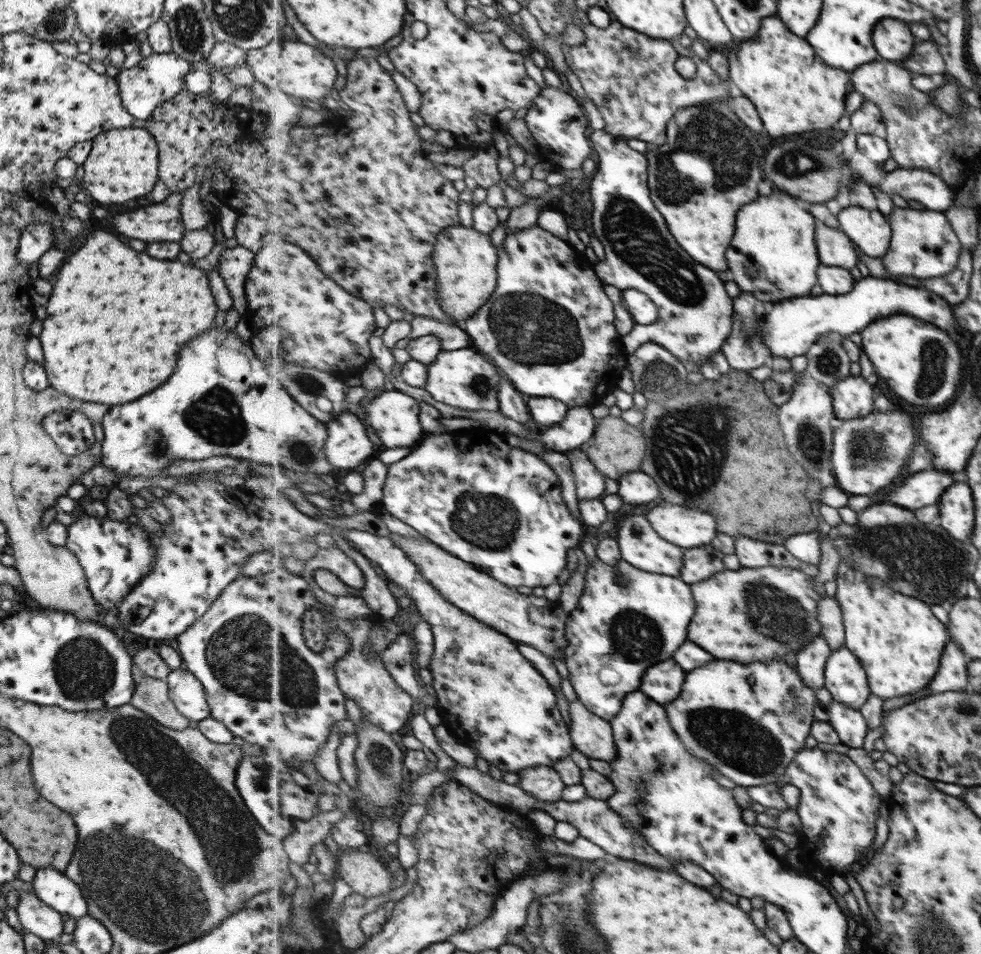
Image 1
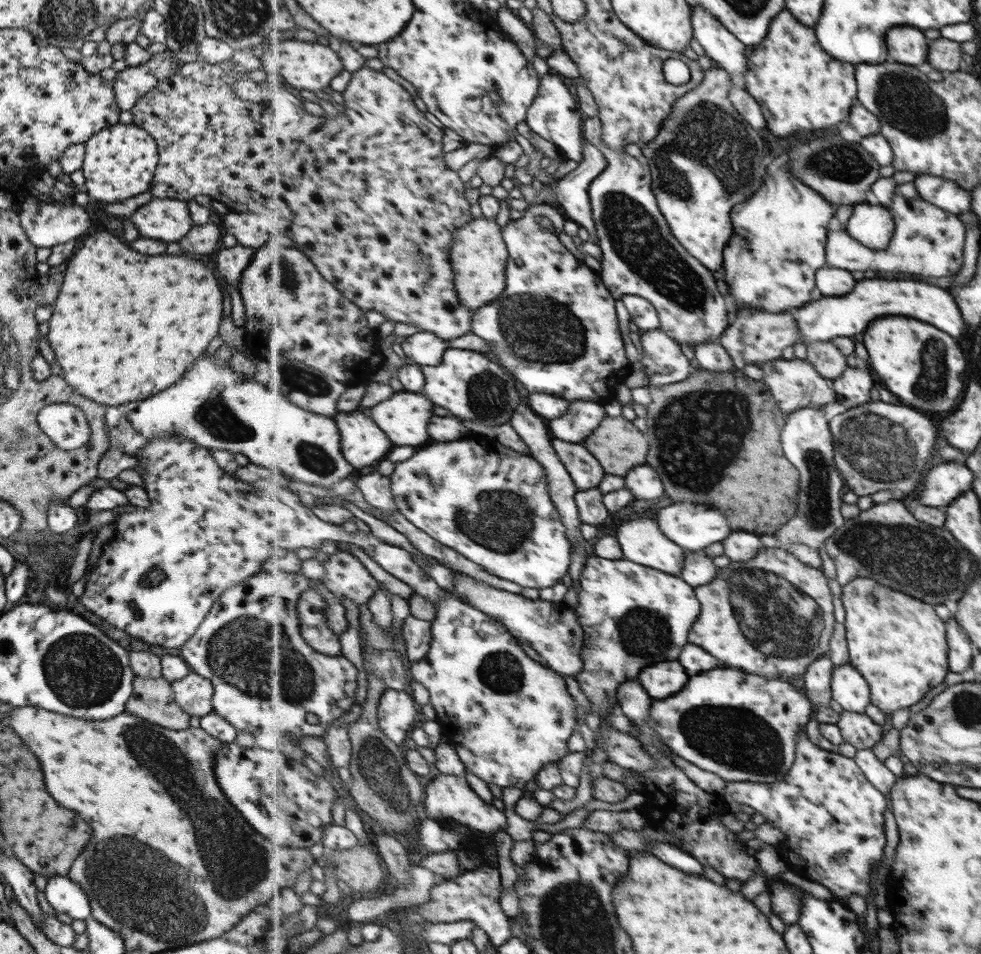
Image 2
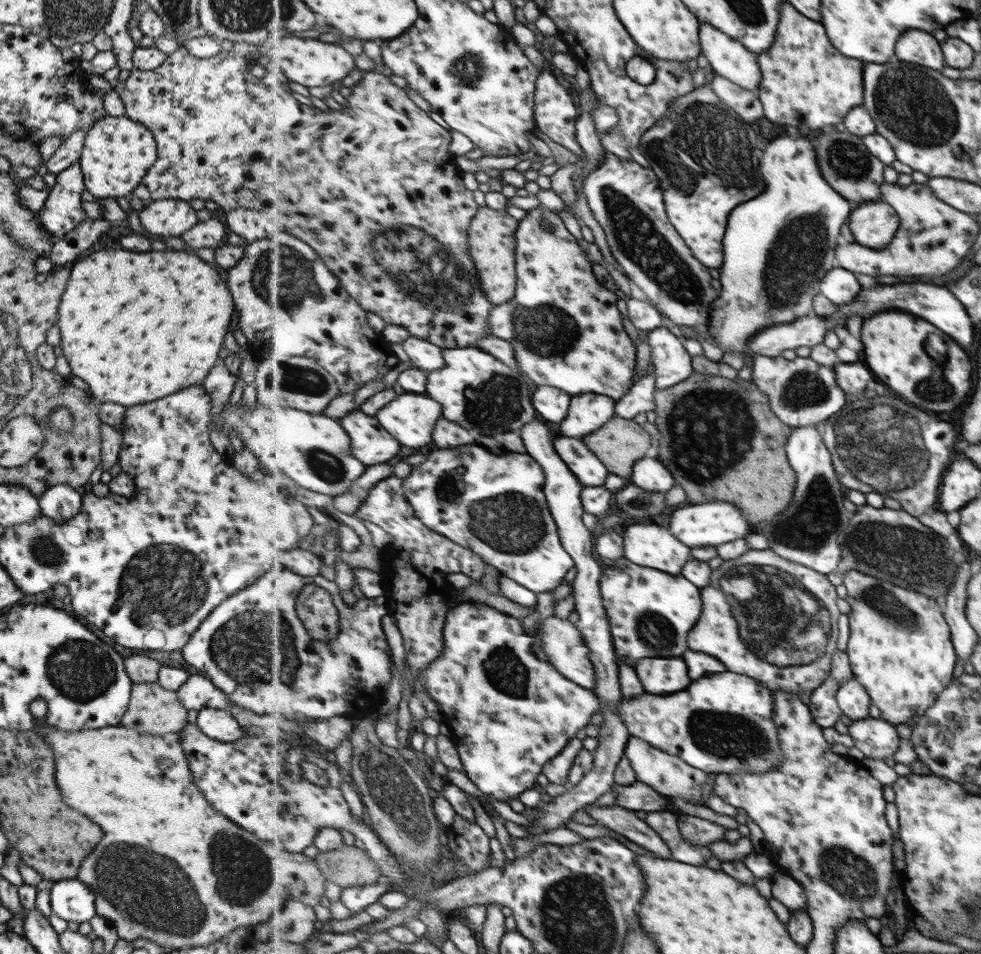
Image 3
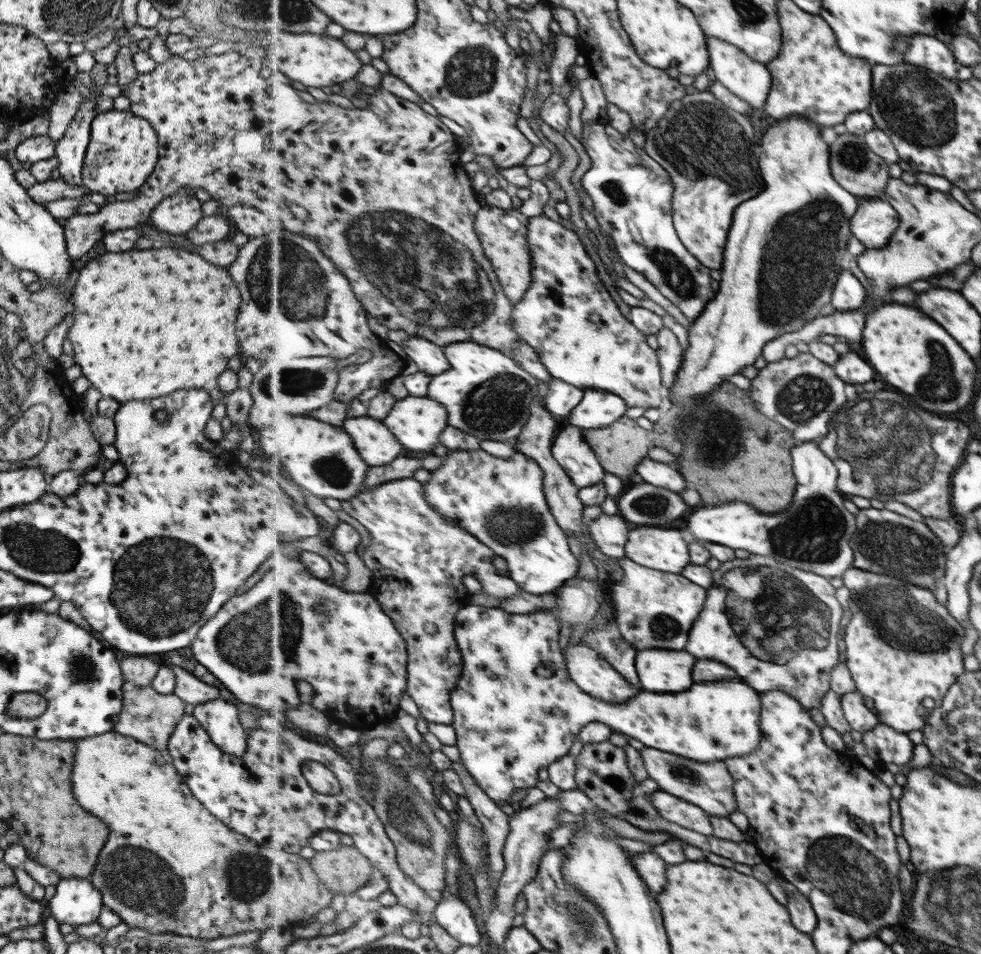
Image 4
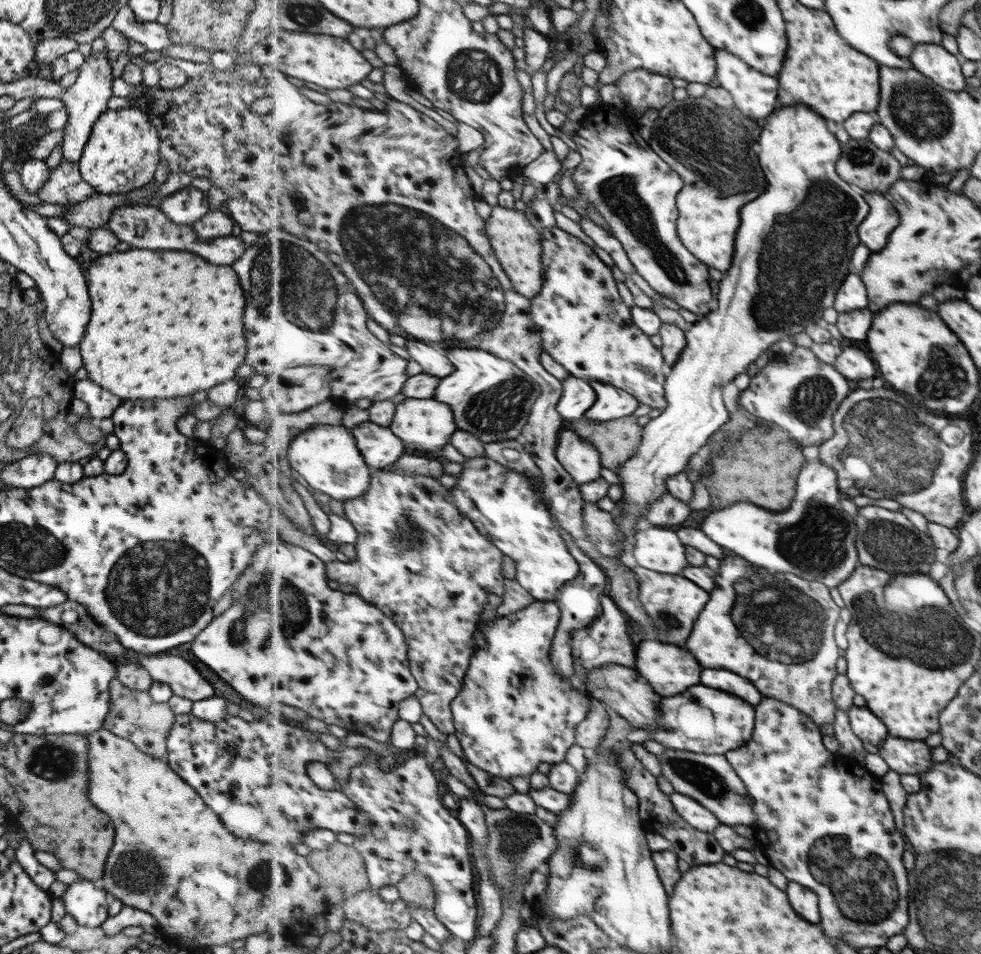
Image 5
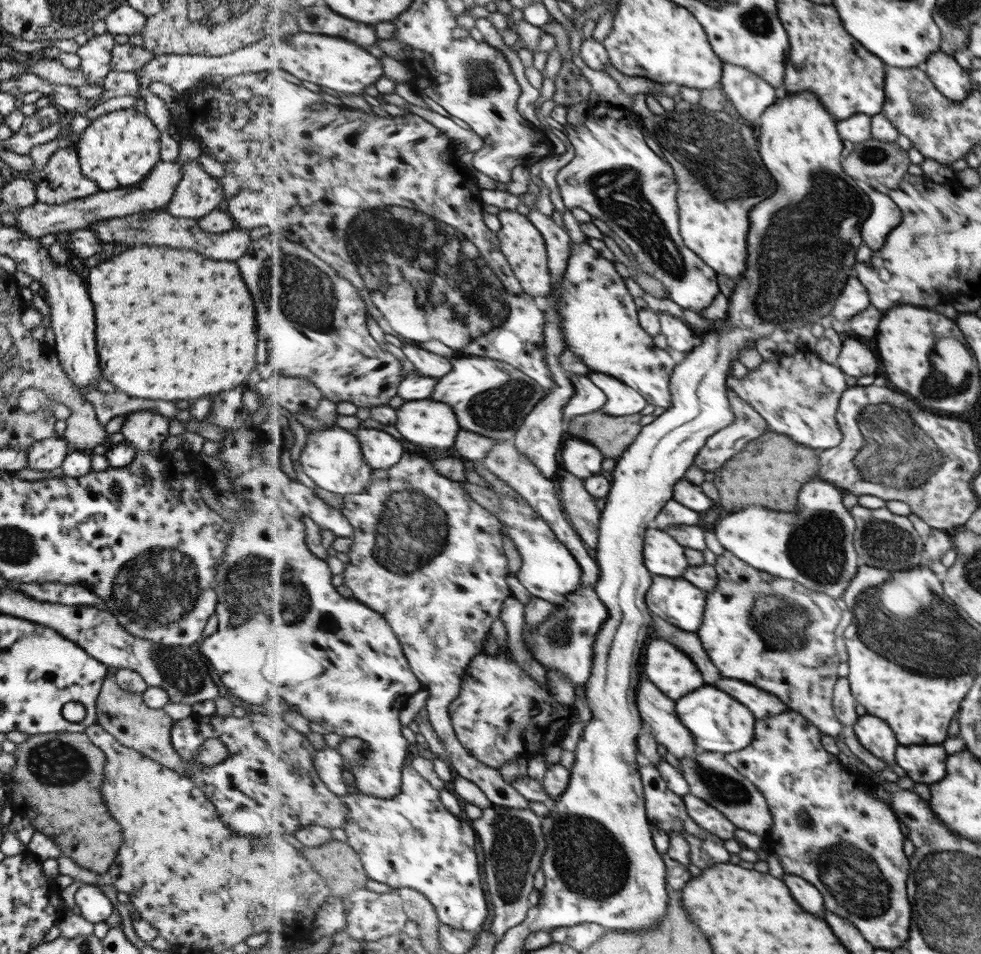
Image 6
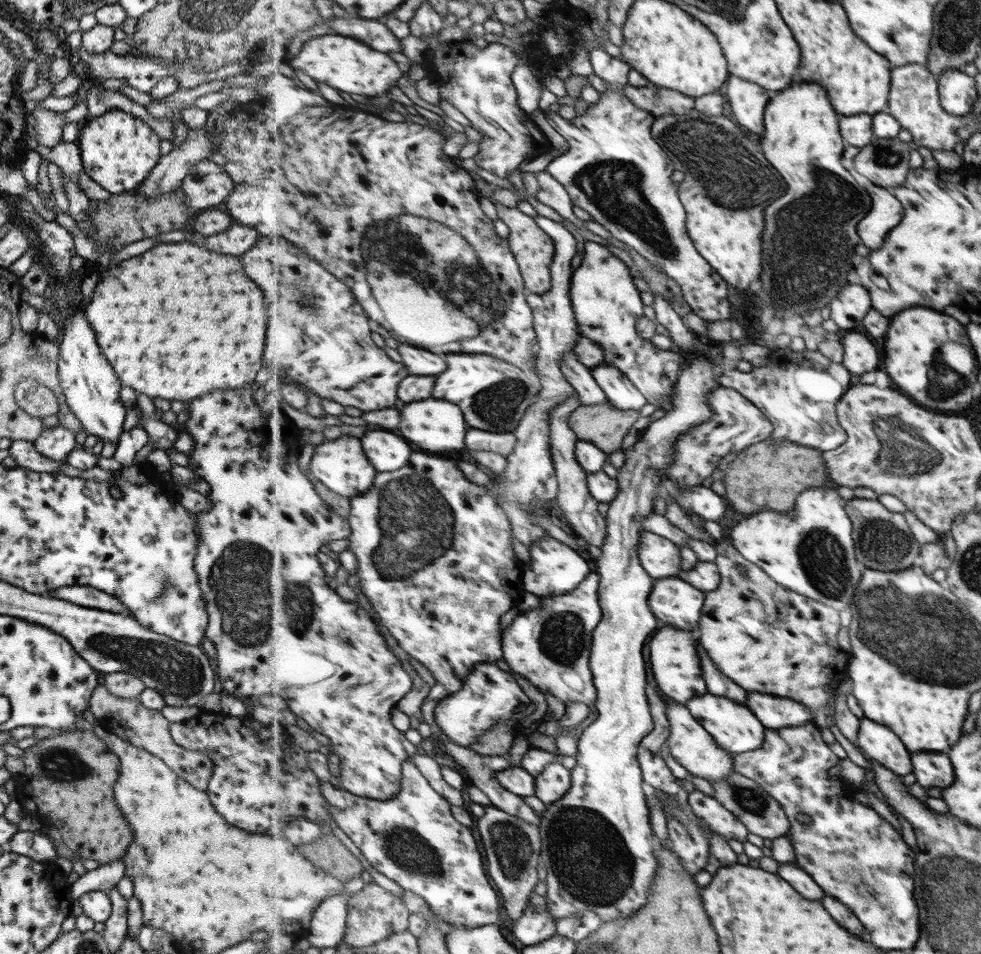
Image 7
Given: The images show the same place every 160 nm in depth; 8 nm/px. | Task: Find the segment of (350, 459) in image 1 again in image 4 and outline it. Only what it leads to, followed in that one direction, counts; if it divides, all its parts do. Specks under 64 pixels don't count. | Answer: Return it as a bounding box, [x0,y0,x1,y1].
[345,418,403,467]

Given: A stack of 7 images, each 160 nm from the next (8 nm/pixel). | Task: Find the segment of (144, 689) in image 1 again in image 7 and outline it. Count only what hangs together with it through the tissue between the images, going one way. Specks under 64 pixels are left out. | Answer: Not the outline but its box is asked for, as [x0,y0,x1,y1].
[88,685,213,791]

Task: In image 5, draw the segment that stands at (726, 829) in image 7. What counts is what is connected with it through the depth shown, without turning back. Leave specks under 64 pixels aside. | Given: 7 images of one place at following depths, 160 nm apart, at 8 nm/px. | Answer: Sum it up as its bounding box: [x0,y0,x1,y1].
[670,791,722,833]

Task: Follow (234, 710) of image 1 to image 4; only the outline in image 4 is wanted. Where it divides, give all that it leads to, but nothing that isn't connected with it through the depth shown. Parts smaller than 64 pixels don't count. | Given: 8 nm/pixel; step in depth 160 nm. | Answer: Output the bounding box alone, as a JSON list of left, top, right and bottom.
[188,547,410,732]

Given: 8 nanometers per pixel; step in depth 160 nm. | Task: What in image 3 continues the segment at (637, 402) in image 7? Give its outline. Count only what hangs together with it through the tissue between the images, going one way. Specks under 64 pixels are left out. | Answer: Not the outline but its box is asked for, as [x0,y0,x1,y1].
[556,395,617,438]

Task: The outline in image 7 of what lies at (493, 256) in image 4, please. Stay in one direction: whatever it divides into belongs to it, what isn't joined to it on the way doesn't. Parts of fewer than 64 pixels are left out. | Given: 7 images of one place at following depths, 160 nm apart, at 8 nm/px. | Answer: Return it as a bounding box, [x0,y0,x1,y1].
[479,183,556,294]

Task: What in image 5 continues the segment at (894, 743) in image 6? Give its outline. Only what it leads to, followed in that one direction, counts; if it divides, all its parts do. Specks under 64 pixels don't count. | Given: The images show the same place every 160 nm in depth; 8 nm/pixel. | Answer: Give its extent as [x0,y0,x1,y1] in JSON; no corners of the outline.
[848,705,890,748]

